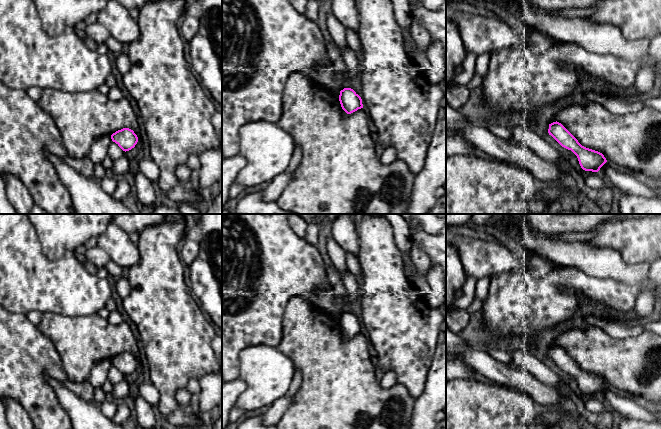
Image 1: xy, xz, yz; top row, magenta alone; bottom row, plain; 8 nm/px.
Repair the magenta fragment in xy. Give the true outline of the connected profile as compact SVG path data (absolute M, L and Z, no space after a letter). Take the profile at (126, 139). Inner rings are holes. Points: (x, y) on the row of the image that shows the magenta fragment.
M129 128L116 131L111 135L111 139L125 152L134 148L138 142L137 135Z

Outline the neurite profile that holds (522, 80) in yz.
M528 28L526 32L522 33L522 36L524 40L519 47L502 48L490 53L489 70L481 85L485 99L485 112L478 119L479 124L516 119L532 126L535 122L535 116L542 108L571 95L584 77L589 78L594 85L600 85L615 94L631 92L638 72L648 61L647 57L631 61L610 54L596 54L577 44L557 41L532 28Z

